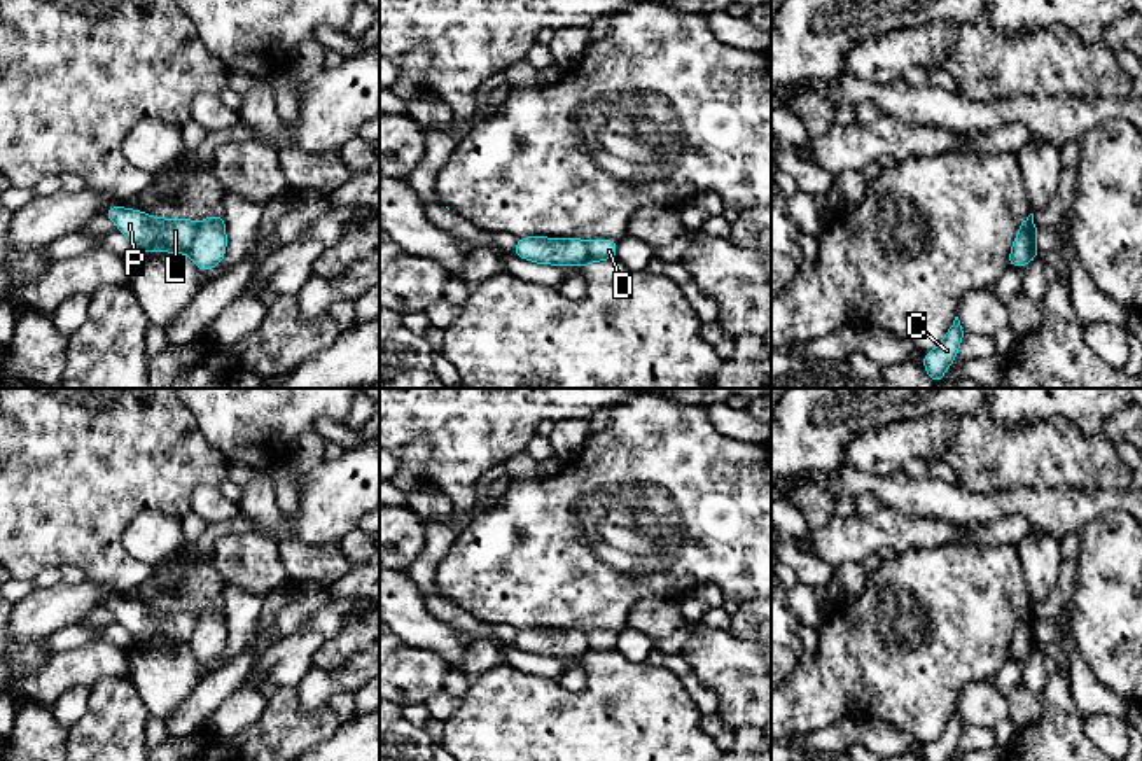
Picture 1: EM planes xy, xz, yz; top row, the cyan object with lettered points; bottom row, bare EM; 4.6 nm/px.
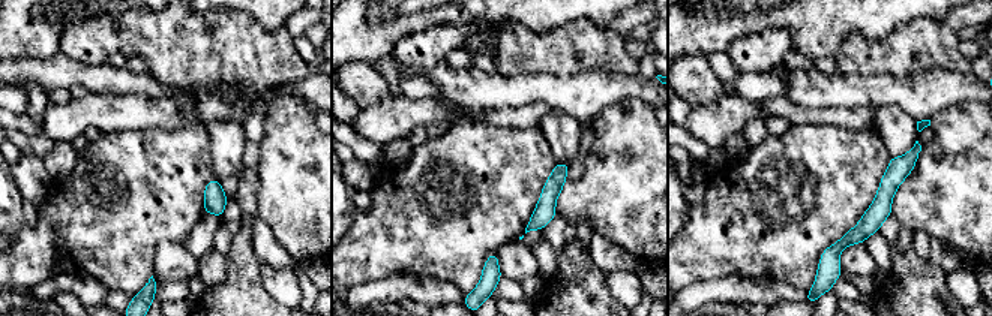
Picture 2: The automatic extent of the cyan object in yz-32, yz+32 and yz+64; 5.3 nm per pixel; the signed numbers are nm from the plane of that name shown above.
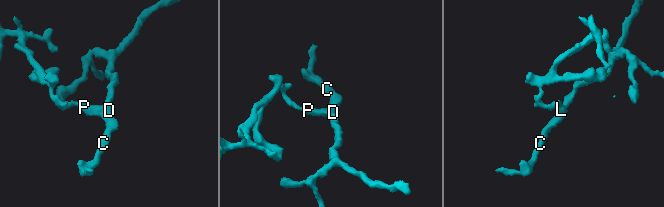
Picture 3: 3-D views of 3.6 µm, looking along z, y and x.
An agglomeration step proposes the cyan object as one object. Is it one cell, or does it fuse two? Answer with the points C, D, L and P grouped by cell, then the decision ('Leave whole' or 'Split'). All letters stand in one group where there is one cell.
Groups: C D / L P. Split

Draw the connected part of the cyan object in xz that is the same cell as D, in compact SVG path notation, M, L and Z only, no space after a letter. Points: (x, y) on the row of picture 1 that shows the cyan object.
M602 238L596 241L588 241L588 254L591 262L616 259L617 254L617 241Z

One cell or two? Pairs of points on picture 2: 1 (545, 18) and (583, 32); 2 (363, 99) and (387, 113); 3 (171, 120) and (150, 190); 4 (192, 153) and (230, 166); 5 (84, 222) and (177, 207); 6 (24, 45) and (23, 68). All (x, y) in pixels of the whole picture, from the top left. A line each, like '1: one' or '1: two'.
1: two
2: two
3: two
4: two
5: one
6: two

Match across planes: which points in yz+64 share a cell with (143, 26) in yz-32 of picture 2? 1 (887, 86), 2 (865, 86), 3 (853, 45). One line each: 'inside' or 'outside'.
1: outside
2: outside
3: inside

